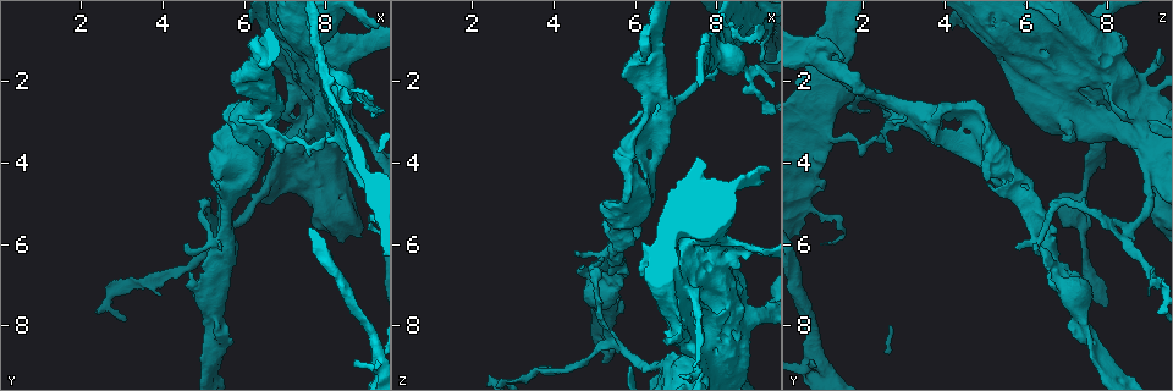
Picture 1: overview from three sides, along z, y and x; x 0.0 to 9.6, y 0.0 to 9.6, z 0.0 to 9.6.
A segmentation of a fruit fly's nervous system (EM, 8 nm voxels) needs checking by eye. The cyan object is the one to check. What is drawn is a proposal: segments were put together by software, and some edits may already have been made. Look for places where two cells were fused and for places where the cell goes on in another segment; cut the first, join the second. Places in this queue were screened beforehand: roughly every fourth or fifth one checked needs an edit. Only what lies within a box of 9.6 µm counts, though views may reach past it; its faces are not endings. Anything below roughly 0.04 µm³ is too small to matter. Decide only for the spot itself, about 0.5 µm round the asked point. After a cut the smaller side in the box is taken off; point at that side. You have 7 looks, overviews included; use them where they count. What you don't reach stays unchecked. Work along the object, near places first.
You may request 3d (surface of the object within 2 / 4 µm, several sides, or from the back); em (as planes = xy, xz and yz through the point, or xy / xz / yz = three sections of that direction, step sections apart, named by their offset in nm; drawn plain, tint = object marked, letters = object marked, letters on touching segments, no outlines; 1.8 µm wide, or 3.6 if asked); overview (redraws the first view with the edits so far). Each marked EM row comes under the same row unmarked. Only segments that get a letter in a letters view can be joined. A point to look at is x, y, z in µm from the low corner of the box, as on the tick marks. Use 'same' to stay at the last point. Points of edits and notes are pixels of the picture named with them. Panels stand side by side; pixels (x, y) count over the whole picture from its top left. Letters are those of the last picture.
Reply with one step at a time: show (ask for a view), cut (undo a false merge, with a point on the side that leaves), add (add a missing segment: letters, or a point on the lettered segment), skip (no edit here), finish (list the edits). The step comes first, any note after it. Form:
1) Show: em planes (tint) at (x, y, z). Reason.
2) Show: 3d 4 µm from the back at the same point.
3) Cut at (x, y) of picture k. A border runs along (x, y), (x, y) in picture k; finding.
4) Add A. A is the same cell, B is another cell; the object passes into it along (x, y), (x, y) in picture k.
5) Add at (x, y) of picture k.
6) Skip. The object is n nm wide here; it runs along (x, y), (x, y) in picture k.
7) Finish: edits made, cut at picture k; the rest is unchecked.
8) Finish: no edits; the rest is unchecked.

Show: 3d 4 µm at (7.25, 0.95, 5.60). Sudden change in width.

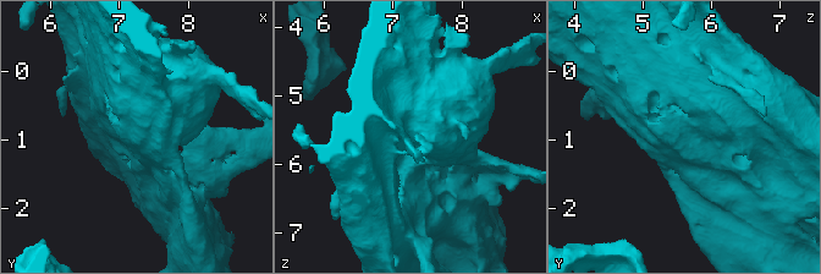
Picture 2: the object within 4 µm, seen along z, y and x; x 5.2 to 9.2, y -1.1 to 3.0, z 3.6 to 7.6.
Show: em 3.6 µm planes (tint) at (7.30, 0.90, 5.55). Need the tissue.

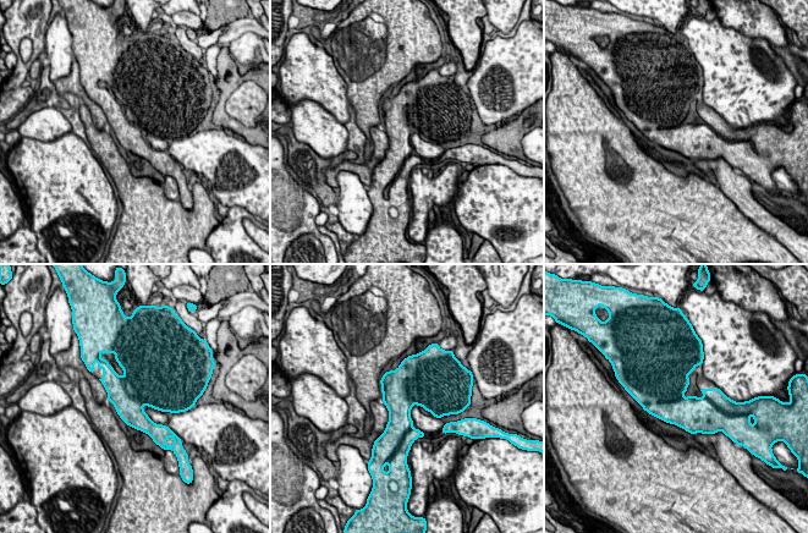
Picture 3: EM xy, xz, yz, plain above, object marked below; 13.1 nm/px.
Show: em 3.6 µm planes (letters) at the same point.

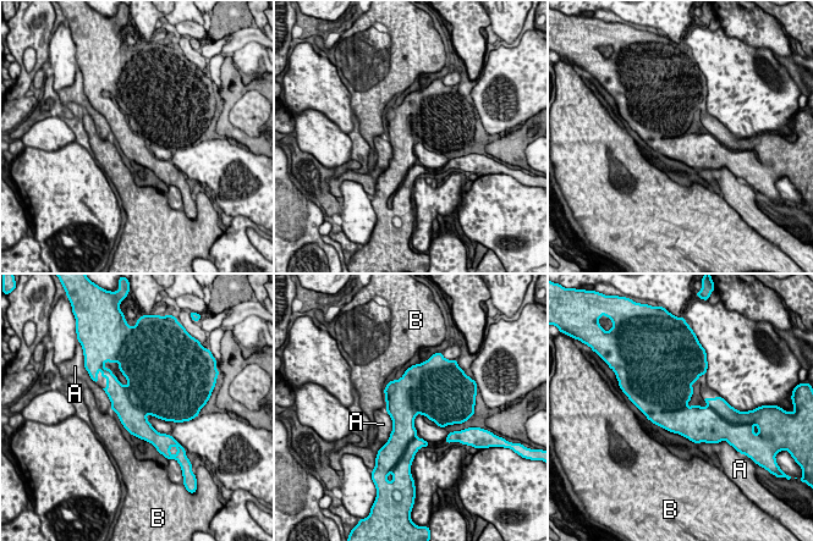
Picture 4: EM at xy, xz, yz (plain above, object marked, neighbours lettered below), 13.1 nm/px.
Skip. A and B are other cells; a border runs along (385, 409), (391, 432), (384, 443) in picture 4; one cell here.

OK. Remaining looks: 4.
Show: em planes (letters) at (6.60, 4.55, 8.95). Sudden change in width.

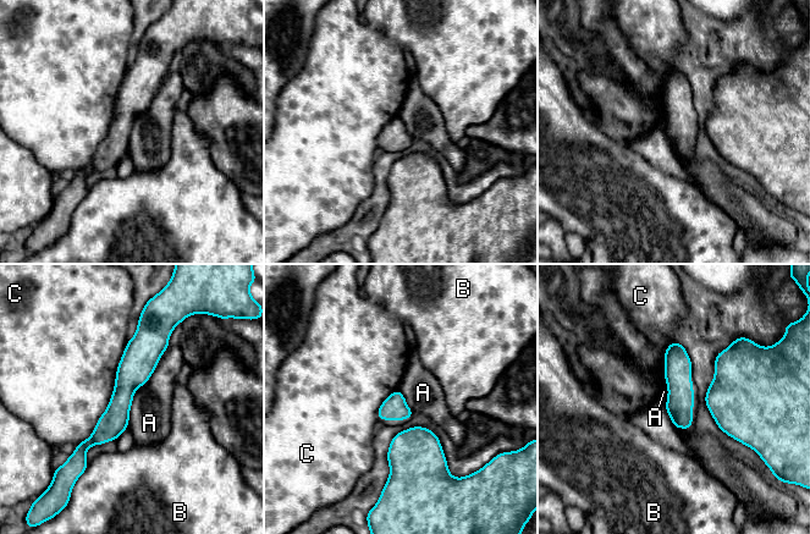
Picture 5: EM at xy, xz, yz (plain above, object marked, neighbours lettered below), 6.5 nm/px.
Skip. The object is 160 nm wide here; A, B and C are other cells; a border runs along (169, 346), (134, 392), (127, 427) in picture 5; one cell here.

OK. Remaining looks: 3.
Show: 3d 4 µm at (6.80, 0.95, 7.35). Sharp bend.

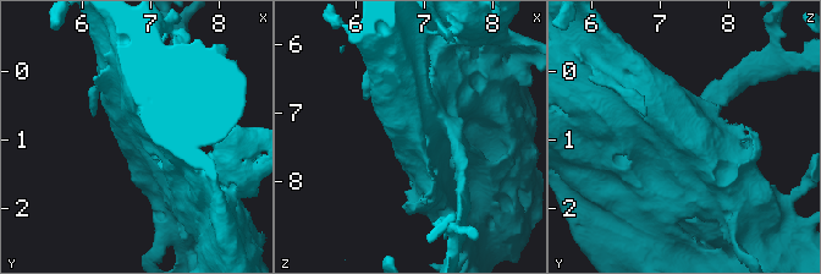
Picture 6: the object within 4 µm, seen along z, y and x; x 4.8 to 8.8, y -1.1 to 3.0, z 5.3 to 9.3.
Show: em 3.6 µm xy step 4 (tint) at (6.80, 0.90, 7.30). Need the tissue.

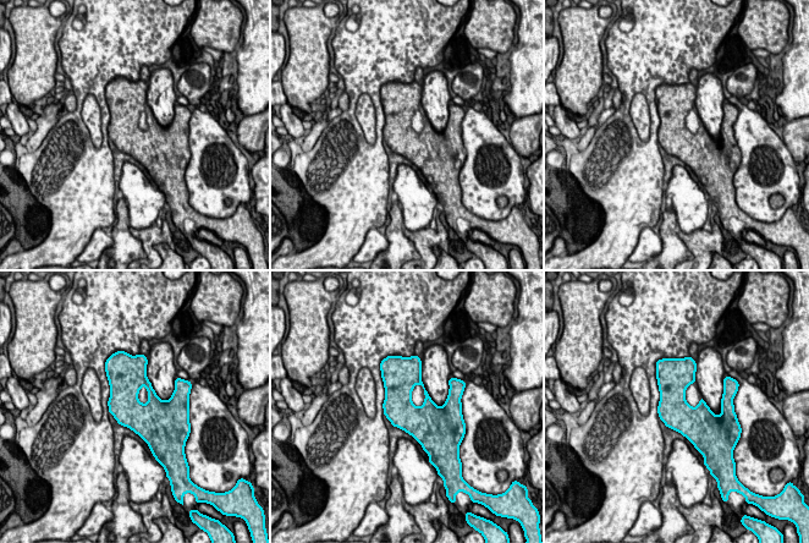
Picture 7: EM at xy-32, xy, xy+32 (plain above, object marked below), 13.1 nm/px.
Show: em 3.6 µm planes (letters) at the same point. Cut it another way.

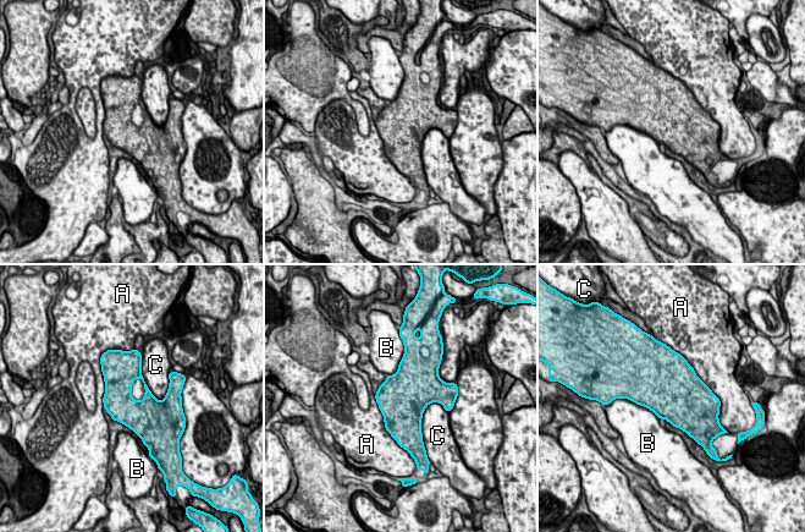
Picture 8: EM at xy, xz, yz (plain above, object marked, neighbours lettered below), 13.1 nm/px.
Skip. The object is 400 nm wide here; A, B and C are other cells; a border runs along (633, 401), (648, 407), (660, 420) in picture 8; continuous, no second cell.

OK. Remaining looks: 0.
Finish: no edits; the rest is unchecked.

